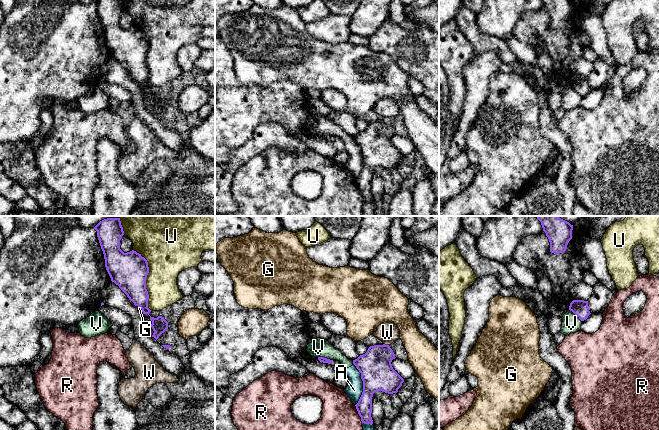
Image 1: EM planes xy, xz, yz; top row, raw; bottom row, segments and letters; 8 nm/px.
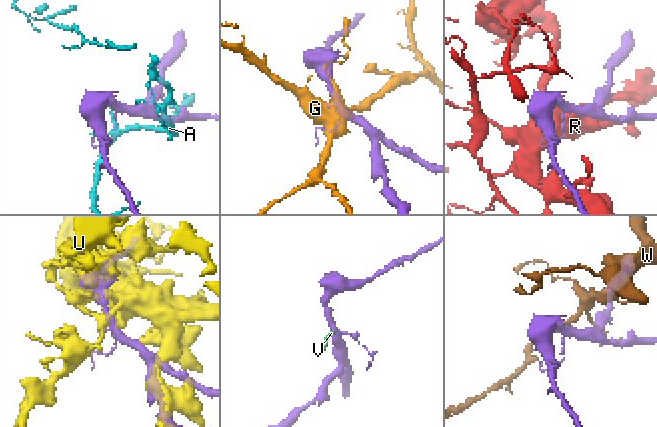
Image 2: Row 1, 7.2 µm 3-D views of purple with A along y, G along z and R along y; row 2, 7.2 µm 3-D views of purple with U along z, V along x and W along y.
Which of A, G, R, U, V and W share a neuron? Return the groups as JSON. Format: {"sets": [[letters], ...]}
{"sets": [["A", "V"], ["G"], ["R"], ["U"], ["W"]]}

